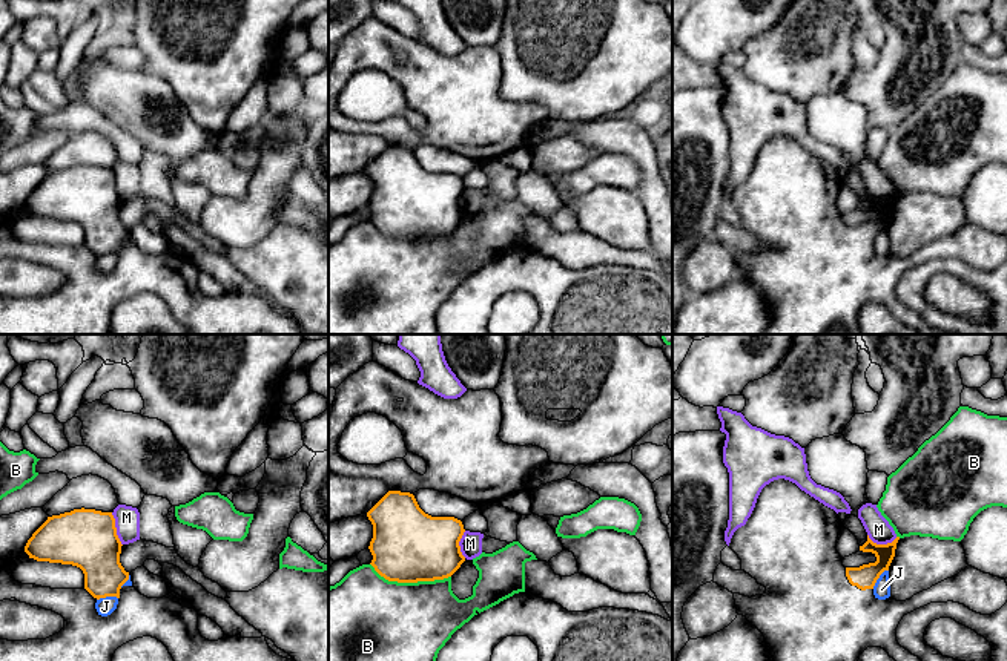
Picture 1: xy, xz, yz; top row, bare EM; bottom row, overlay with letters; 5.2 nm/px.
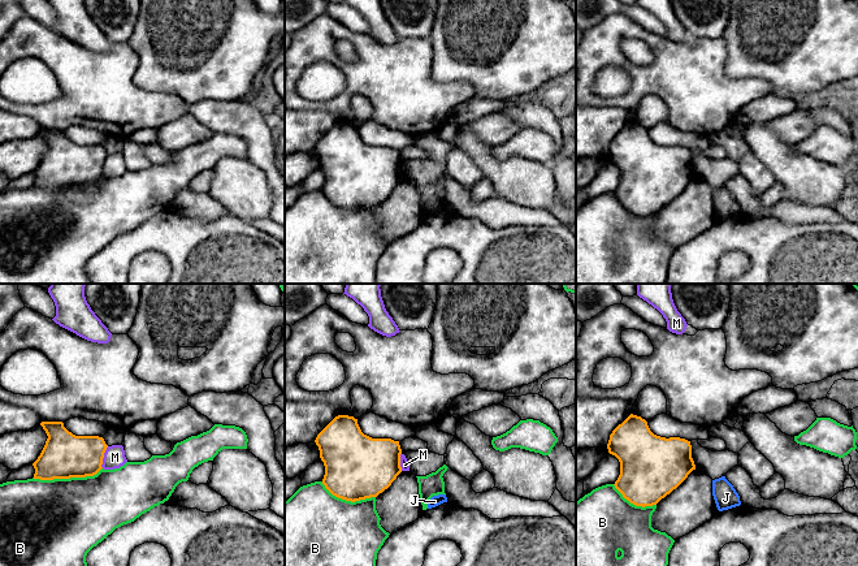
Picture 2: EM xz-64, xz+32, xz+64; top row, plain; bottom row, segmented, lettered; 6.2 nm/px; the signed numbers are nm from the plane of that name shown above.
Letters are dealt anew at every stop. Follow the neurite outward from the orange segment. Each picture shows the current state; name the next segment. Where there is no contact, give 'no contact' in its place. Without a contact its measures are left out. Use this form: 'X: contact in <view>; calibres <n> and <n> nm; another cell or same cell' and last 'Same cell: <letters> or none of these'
B: contact in xz; calibres 380 and 420 nm; another cell
J: contact in yz; calibres 130 and 90 nm; another cell
M: contact in xy; calibres 300 and 130 nm; another cell
Same cell: none of these

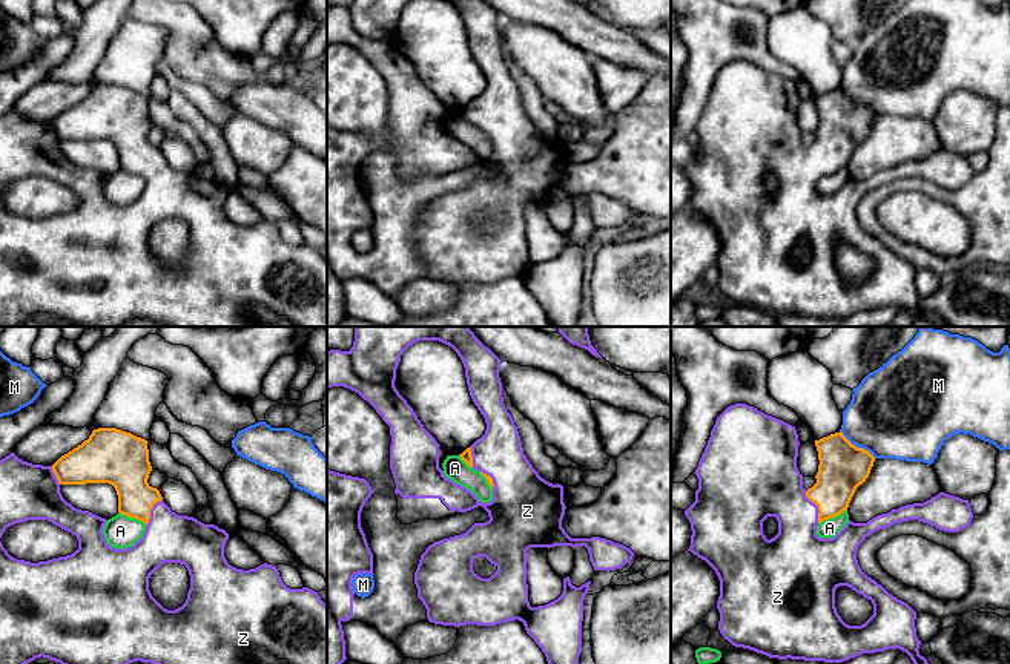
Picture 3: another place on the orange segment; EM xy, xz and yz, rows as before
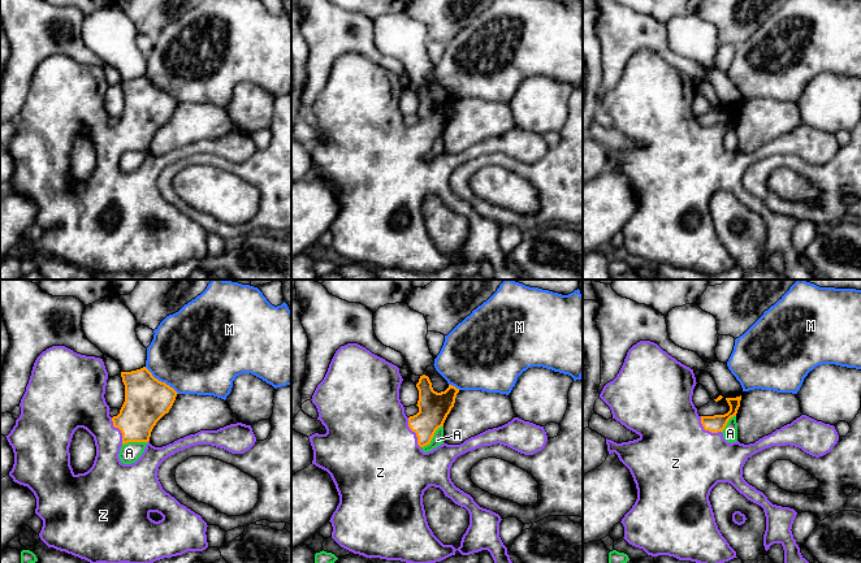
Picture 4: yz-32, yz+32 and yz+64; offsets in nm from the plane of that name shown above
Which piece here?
A: contact in yz; calibres 240 and 100 nm; another cell
M: contact in yz; calibres 260 and 440 nm; another cell
Z: contact in yz; calibres 260 and 300 nm; same cell
Same cell: Z

